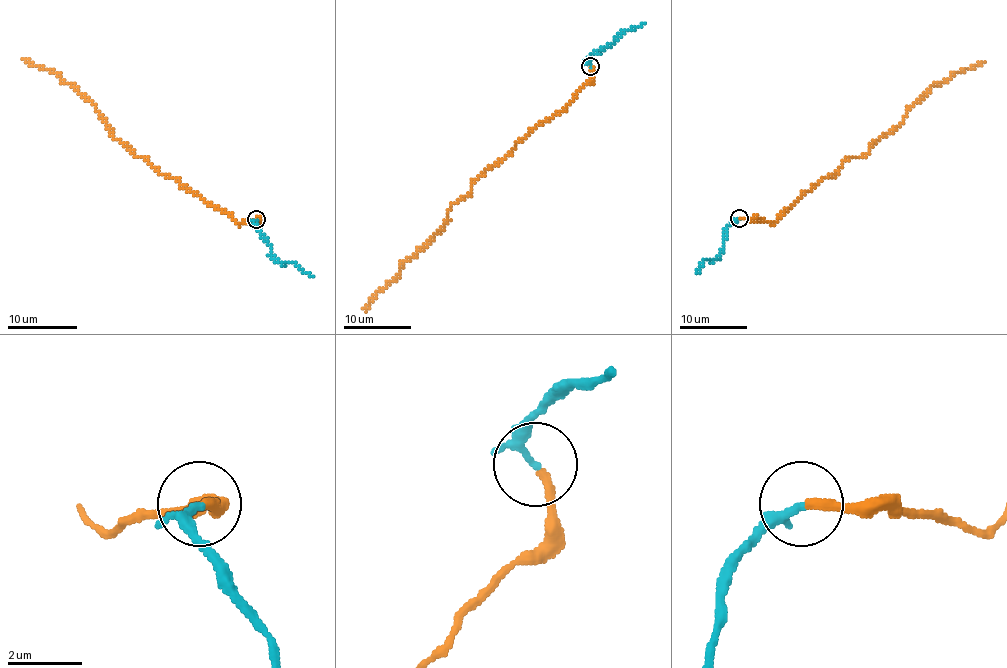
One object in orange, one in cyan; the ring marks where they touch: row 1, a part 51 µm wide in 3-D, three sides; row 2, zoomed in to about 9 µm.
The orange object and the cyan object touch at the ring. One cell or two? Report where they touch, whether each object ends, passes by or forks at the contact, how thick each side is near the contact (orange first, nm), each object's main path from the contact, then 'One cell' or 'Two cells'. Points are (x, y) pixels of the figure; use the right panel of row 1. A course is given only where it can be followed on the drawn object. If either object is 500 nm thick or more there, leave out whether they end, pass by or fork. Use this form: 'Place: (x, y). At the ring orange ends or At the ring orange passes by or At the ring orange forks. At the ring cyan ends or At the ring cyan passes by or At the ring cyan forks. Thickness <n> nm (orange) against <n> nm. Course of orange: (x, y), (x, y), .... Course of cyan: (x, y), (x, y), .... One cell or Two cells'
Place: (739, 218). At the ring orange ends. At the ring cyan passes by. Thickness 240 nm (orange) against 170 nm. Course of orange: (739, 217), (773, 223), (802, 194), (823, 178), (833, 177), (845, 161), (865, 156), (931, 87), (984, 63). Course of cyan: (739, 217), (727, 228), (719, 255), (714, 260), (704, 260), (695, 272). One cell

